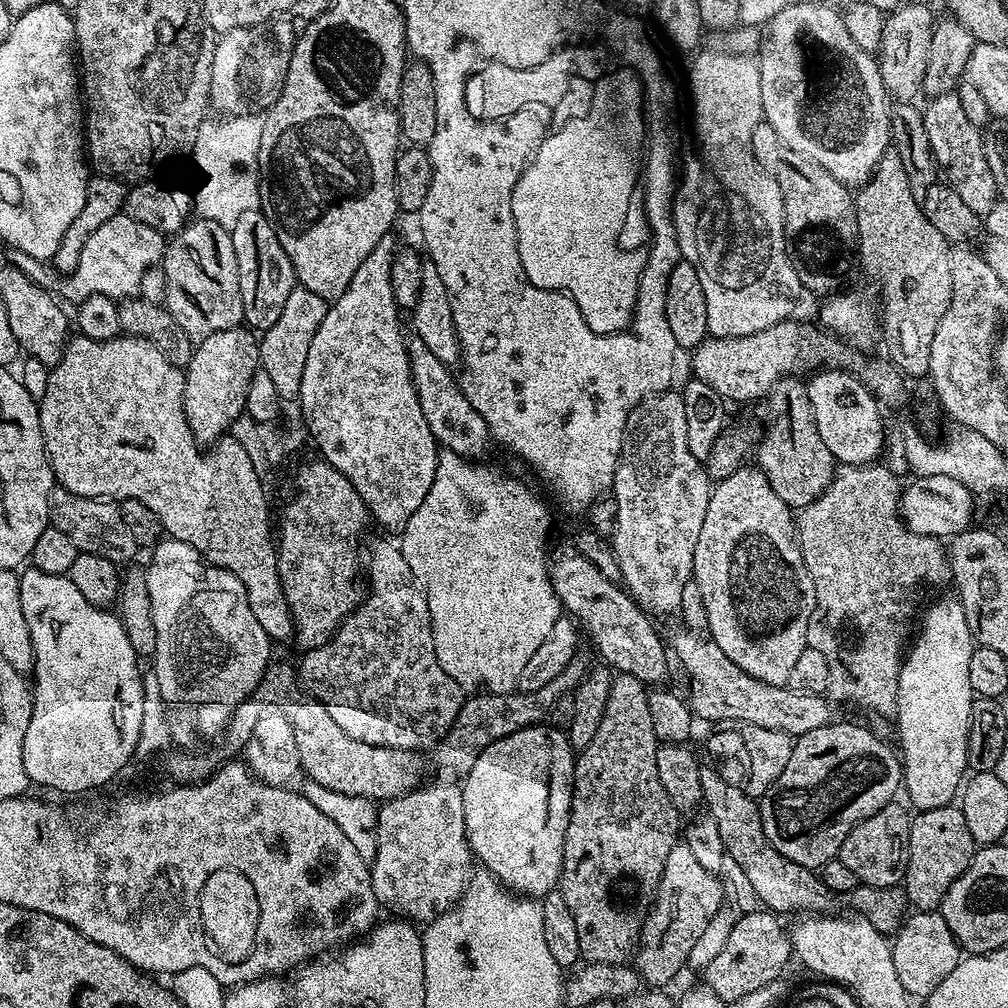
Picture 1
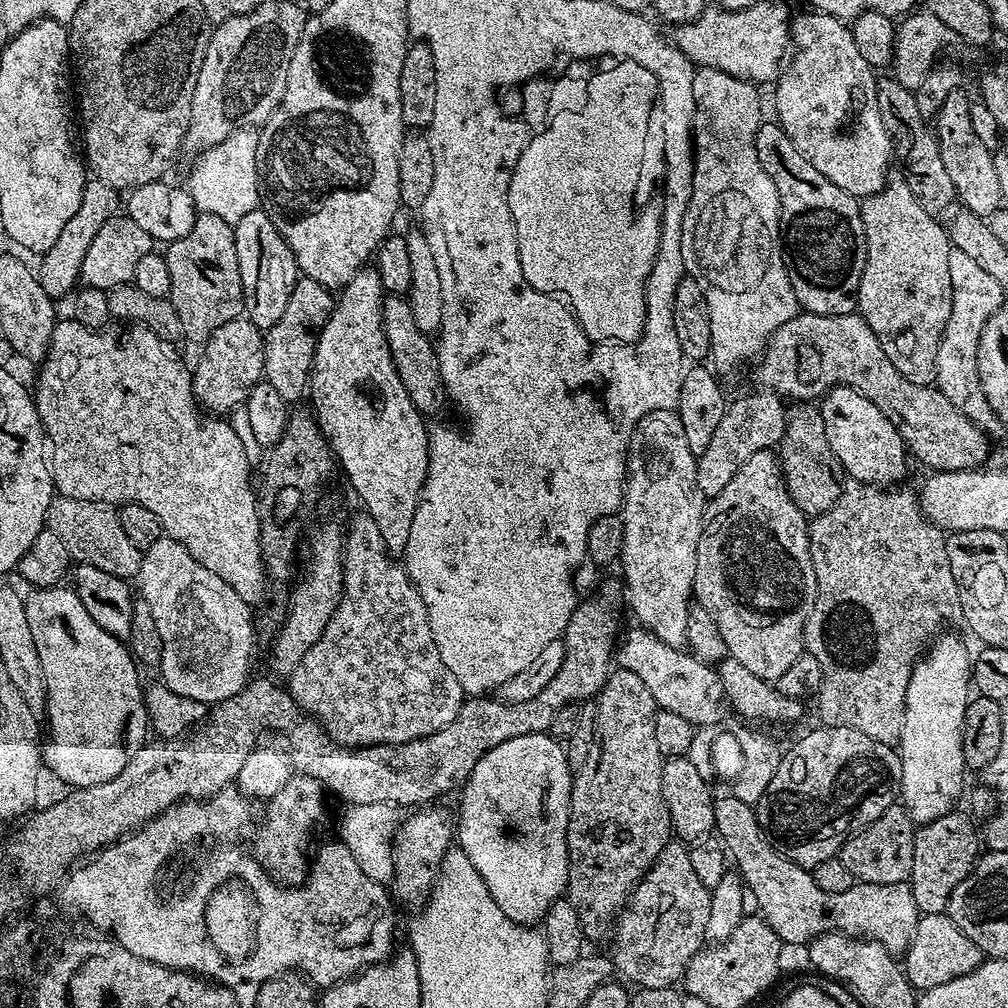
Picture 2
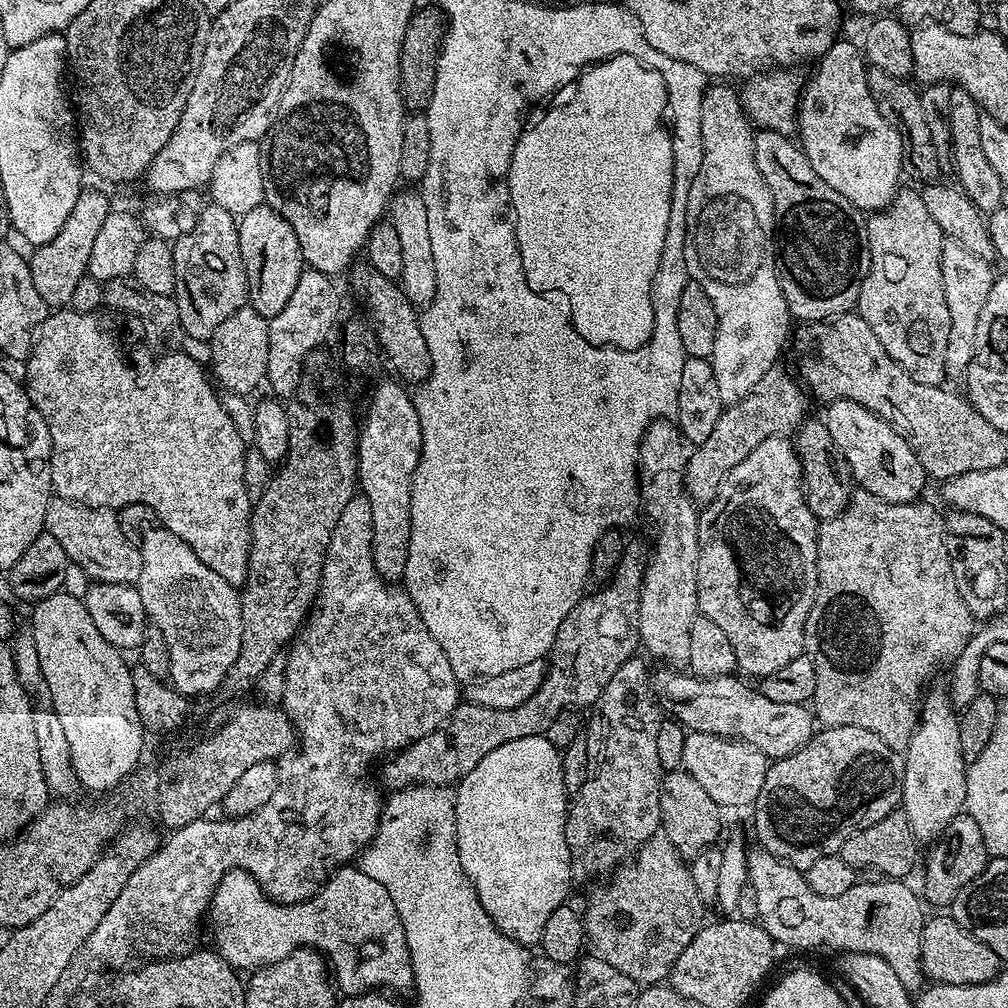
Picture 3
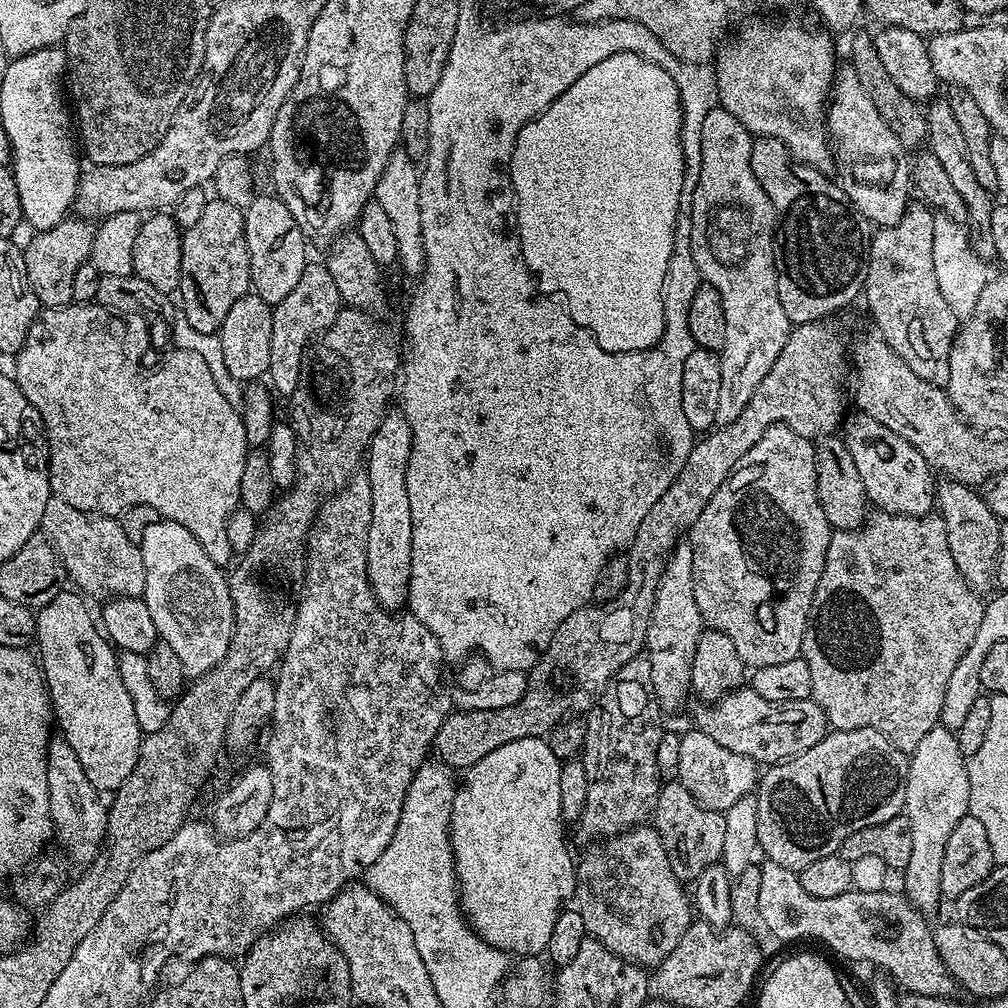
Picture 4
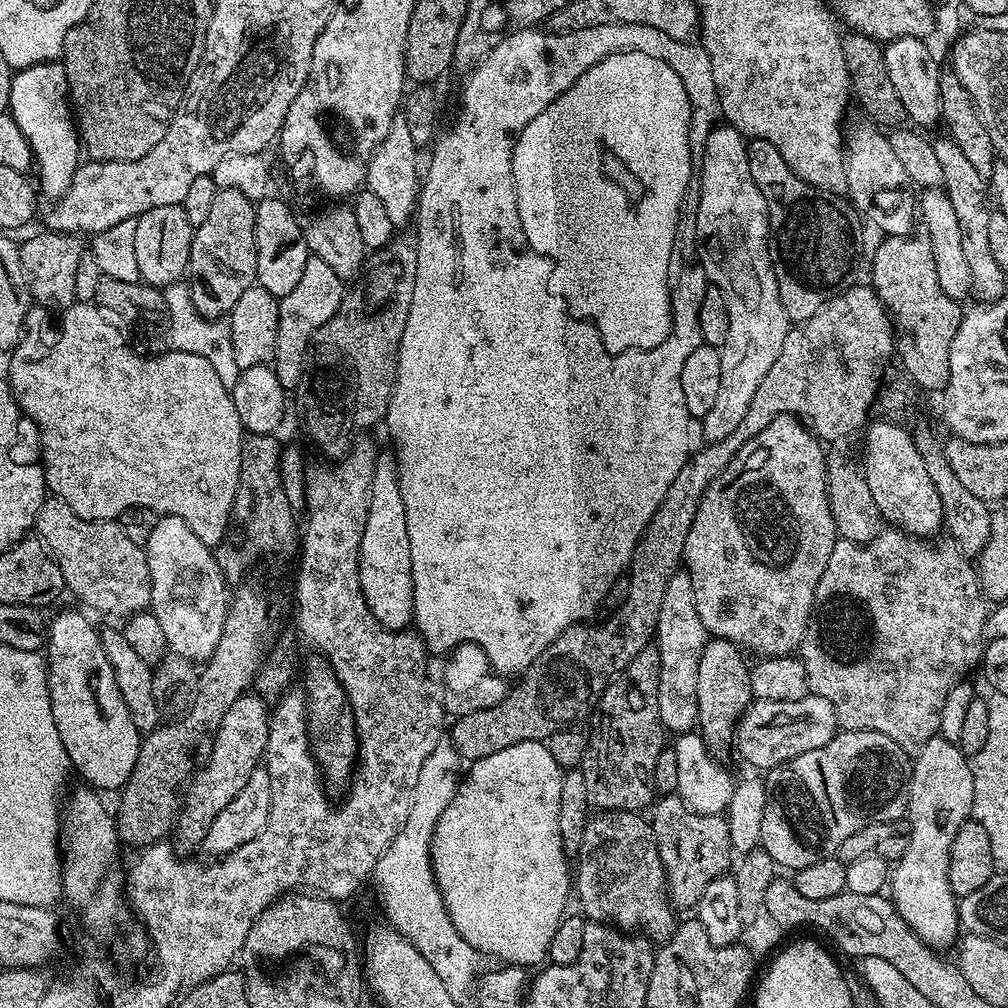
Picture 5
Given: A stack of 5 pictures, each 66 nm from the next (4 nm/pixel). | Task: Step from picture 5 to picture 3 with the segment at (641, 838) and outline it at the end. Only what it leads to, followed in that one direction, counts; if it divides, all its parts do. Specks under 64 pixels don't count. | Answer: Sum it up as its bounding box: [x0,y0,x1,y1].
[582,834,706,986]

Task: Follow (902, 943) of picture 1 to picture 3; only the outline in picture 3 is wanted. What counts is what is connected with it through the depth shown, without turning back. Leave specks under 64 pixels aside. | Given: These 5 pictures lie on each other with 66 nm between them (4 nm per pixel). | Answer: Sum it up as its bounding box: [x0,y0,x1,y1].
[920,914,1002,984]

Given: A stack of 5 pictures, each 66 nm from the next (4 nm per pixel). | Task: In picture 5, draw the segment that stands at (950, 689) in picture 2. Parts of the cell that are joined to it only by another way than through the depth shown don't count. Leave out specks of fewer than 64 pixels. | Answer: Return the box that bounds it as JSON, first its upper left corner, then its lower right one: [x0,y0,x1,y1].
[890,734,974,950]

